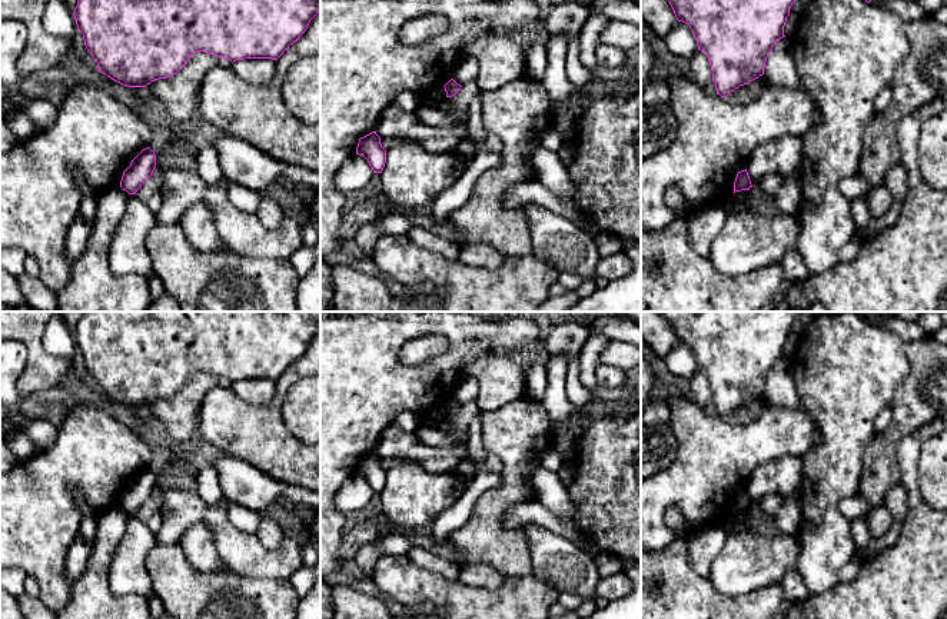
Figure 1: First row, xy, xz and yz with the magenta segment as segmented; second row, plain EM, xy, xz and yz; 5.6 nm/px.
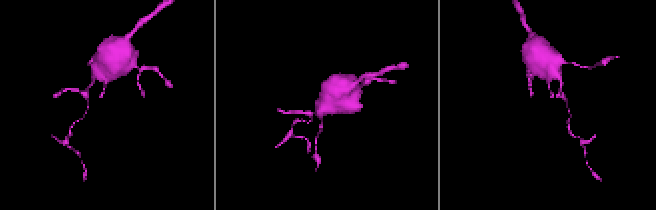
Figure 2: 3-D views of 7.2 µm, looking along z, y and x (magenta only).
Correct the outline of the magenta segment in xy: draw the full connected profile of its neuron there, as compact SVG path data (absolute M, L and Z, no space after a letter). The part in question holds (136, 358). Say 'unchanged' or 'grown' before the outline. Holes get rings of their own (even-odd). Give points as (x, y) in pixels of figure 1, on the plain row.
unchanged | M86 312L74 329L79 352L100 393L127 407L176 395L197 372L229 379L278 380L320 333L320 312Z

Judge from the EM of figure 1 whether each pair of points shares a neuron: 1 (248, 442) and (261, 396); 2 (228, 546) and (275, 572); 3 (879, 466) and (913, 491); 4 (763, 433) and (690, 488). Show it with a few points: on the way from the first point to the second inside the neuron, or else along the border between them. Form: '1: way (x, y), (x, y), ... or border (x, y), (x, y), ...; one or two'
1: border (276, 383), (265, 405), (249, 405), (229, 388); two
2: way (239, 552), (259, 572), (263, 572); one
3: border (896, 451), (901, 483); two
4: way (744, 448), (723, 456), (708, 471); one

